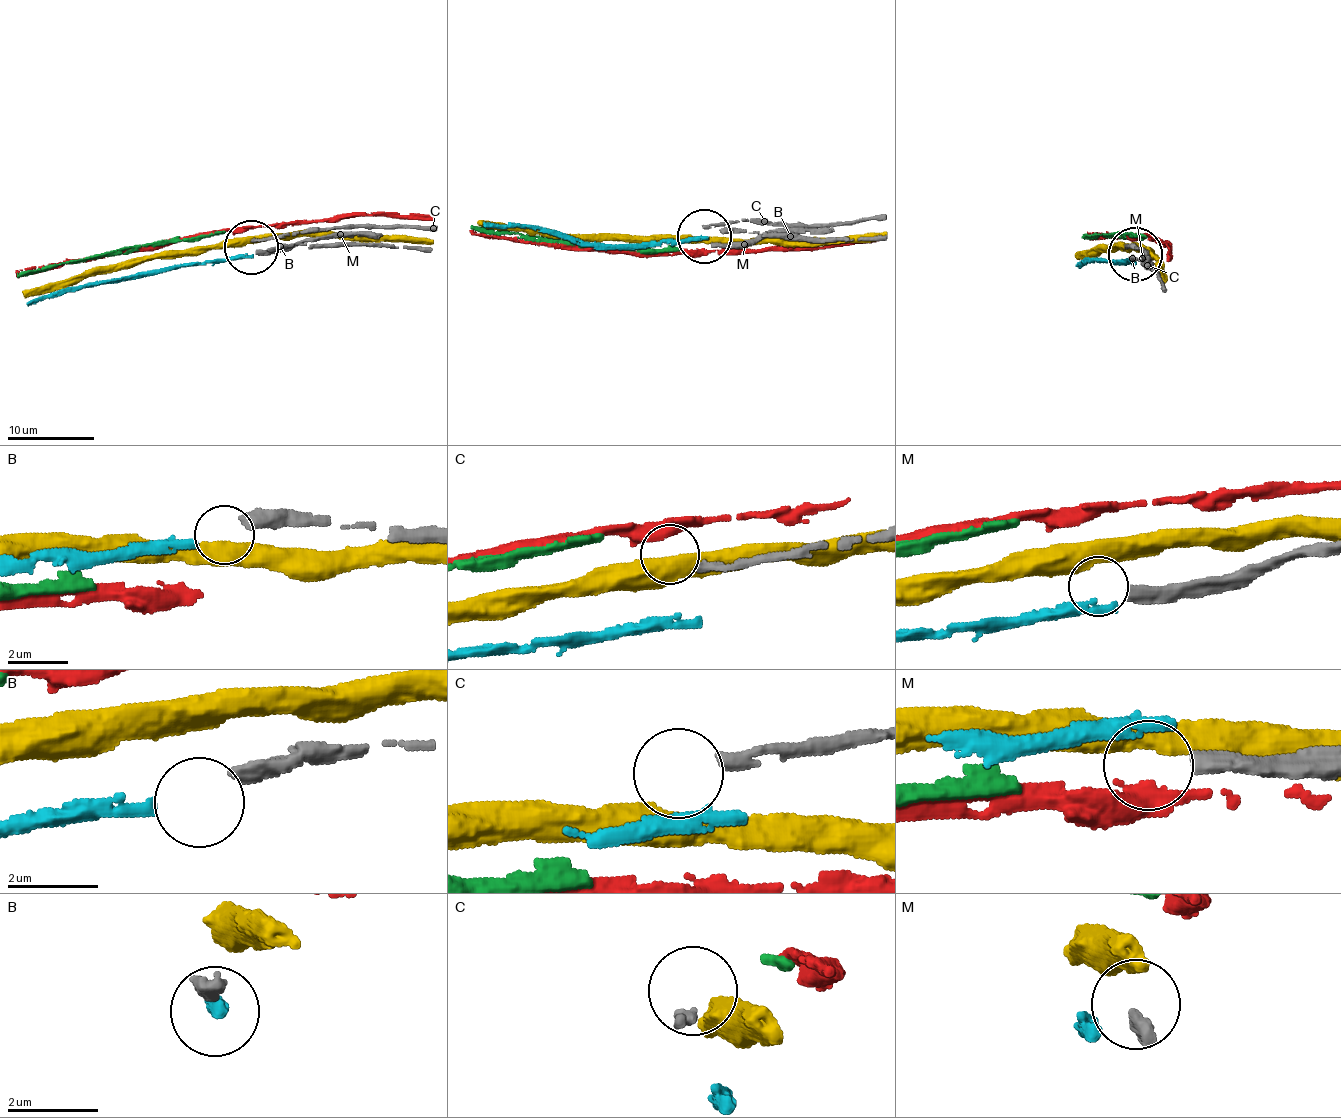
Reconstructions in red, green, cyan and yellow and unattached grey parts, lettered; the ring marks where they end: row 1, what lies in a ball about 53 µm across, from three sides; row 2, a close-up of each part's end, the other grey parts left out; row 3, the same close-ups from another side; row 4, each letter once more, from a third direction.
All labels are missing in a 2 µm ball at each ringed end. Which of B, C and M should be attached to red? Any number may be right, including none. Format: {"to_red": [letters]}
{"to_red": []}

